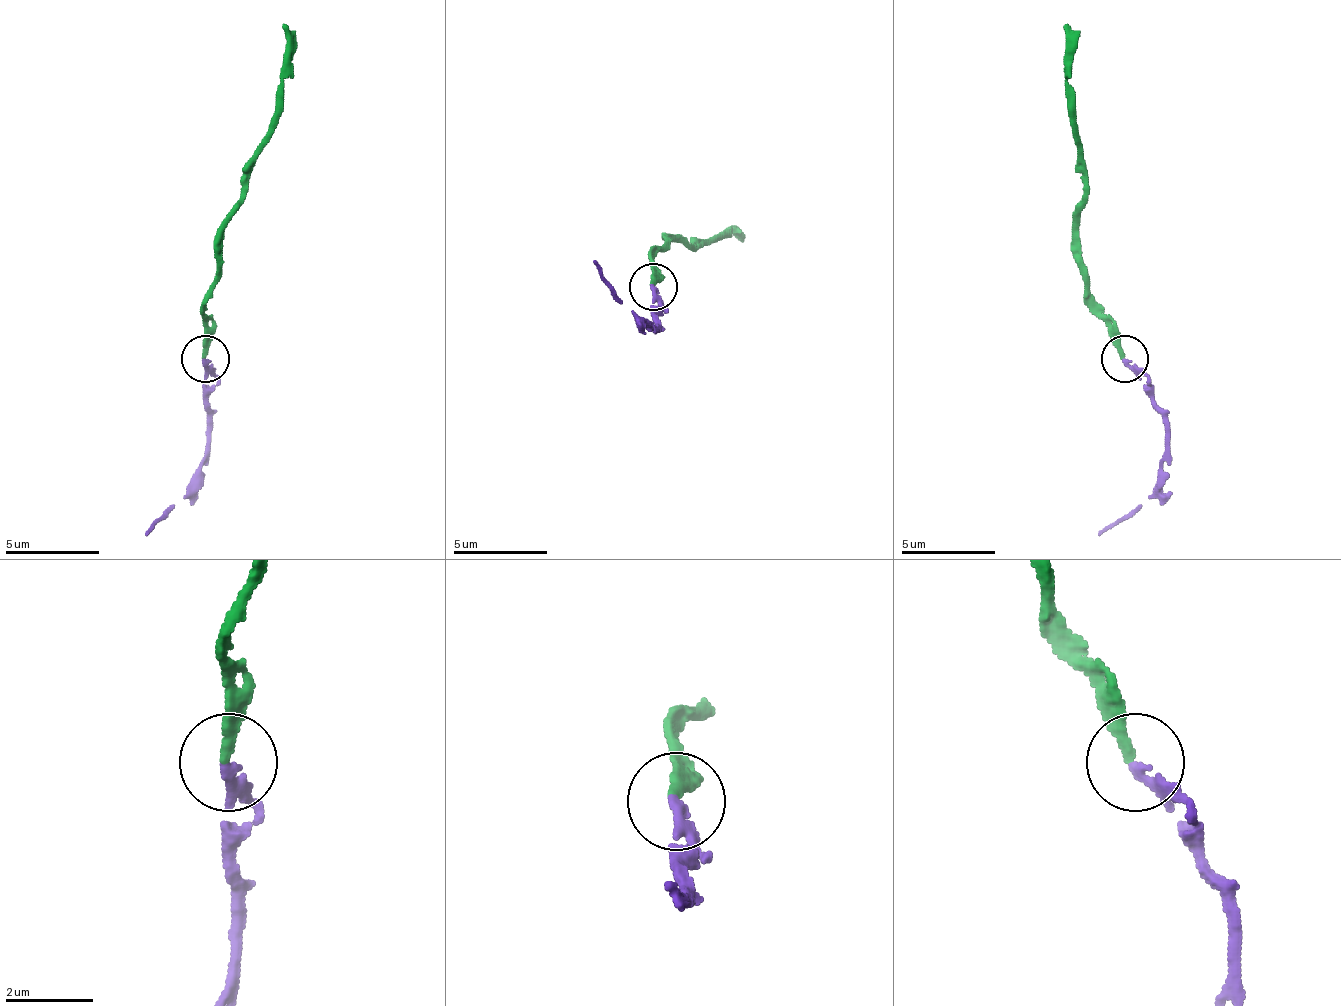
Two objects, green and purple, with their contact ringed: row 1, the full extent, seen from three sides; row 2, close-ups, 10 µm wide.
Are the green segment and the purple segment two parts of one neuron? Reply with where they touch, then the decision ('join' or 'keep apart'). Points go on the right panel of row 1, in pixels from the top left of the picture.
place (1125, 359); join

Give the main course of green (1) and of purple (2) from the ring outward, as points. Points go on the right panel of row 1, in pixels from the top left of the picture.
1: (1126, 357), (1093, 296), (1079, 258), (1083, 164), (1069, 107), (1069, 22)
2: (1126, 357), (1164, 419), (1164, 480), (1130, 513), (1097, 537)

